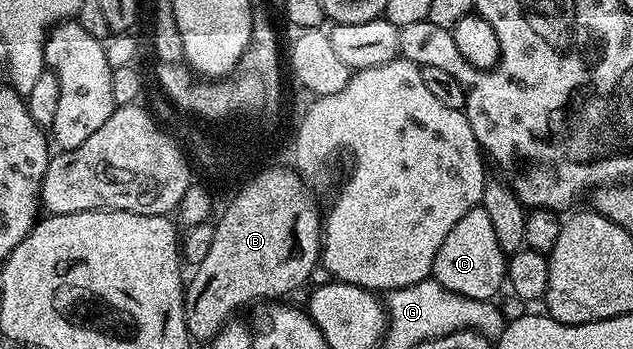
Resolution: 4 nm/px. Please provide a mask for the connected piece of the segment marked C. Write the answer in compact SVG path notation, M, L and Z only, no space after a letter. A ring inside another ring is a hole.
M482 206L471 208L446 234L446 242L438 250L432 263L432 276L446 290L466 298L492 300L495 292L506 284L506 253L498 246L498 237L490 222L490 214Z

